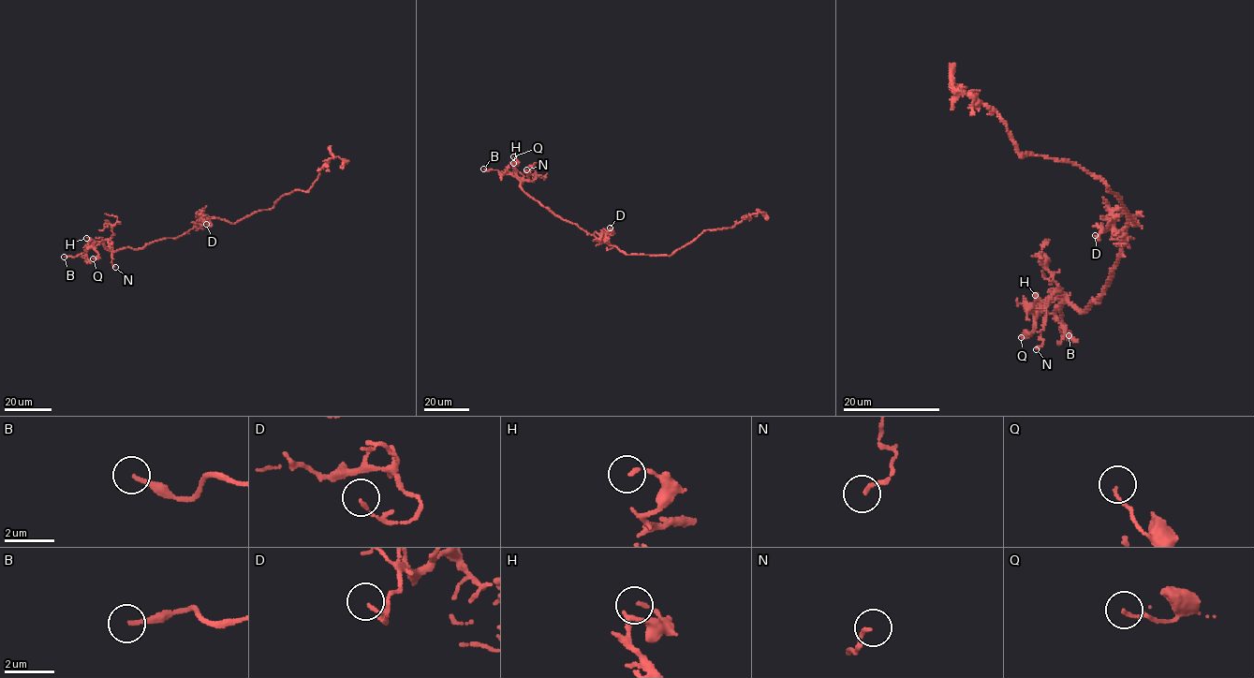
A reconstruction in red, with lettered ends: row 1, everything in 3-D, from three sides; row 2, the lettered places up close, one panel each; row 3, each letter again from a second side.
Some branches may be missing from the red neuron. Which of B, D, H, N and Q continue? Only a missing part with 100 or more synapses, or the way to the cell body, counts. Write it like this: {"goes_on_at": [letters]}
{"goes_on_at": ["B"]}

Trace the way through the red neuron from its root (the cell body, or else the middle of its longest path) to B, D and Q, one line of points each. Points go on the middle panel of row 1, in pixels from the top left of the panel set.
B: (621, 251), (541, 205), (523, 190), (515, 177), (495, 169), (483, 169)
D: (621, 251), (599, 238), (601, 234), (612, 232), (610, 228)
Q: (621, 251), (575, 224), (560, 218), (531, 198), (521, 186), (513, 156)

